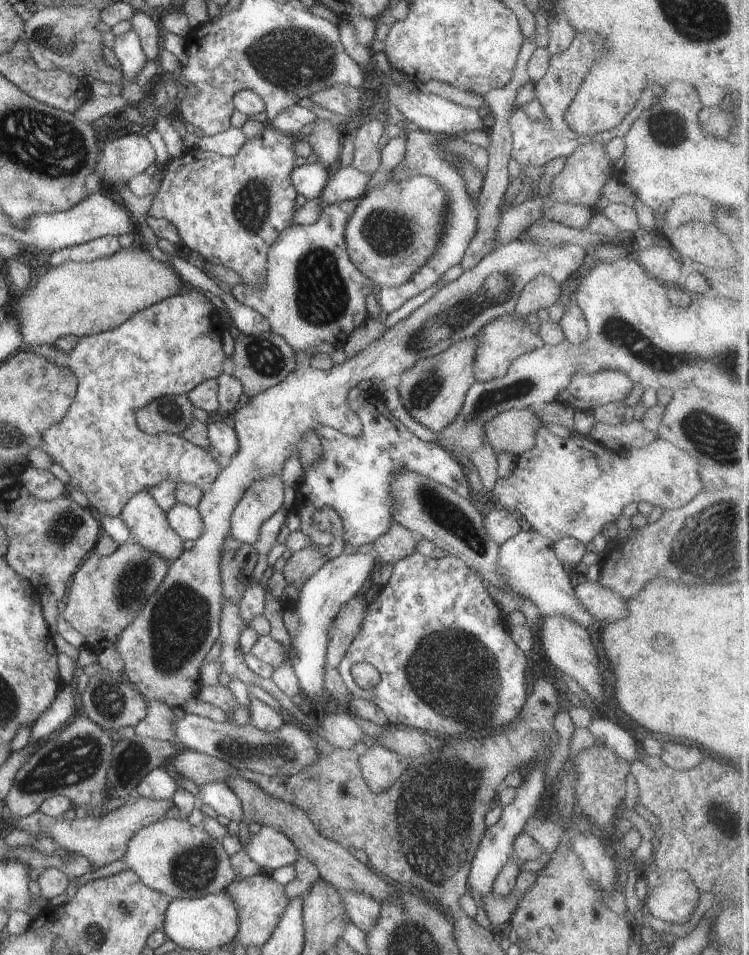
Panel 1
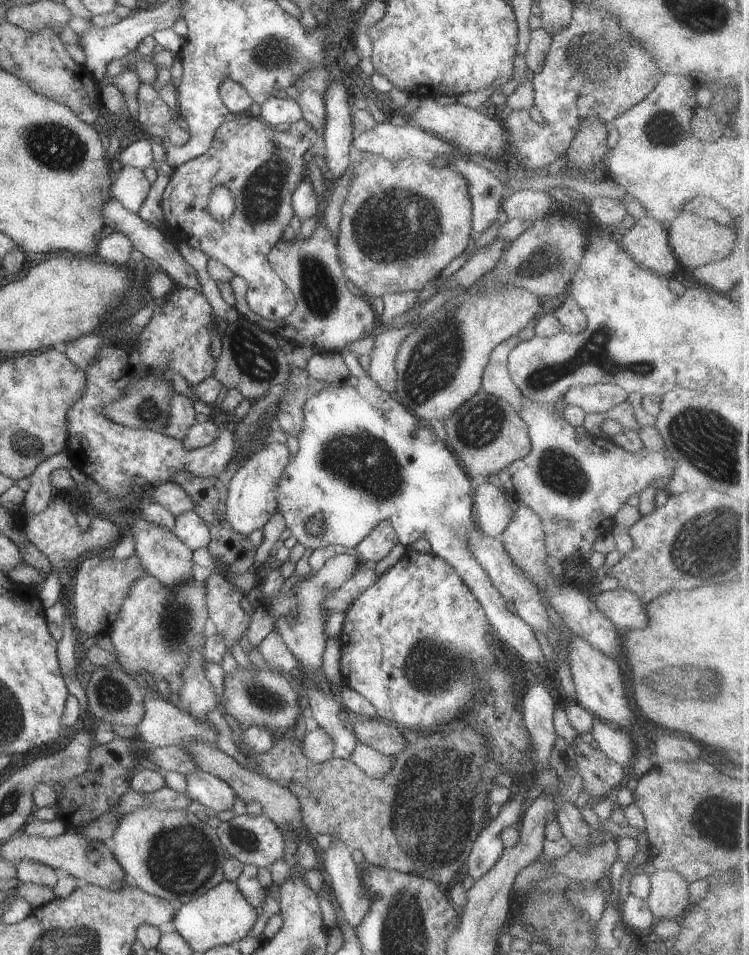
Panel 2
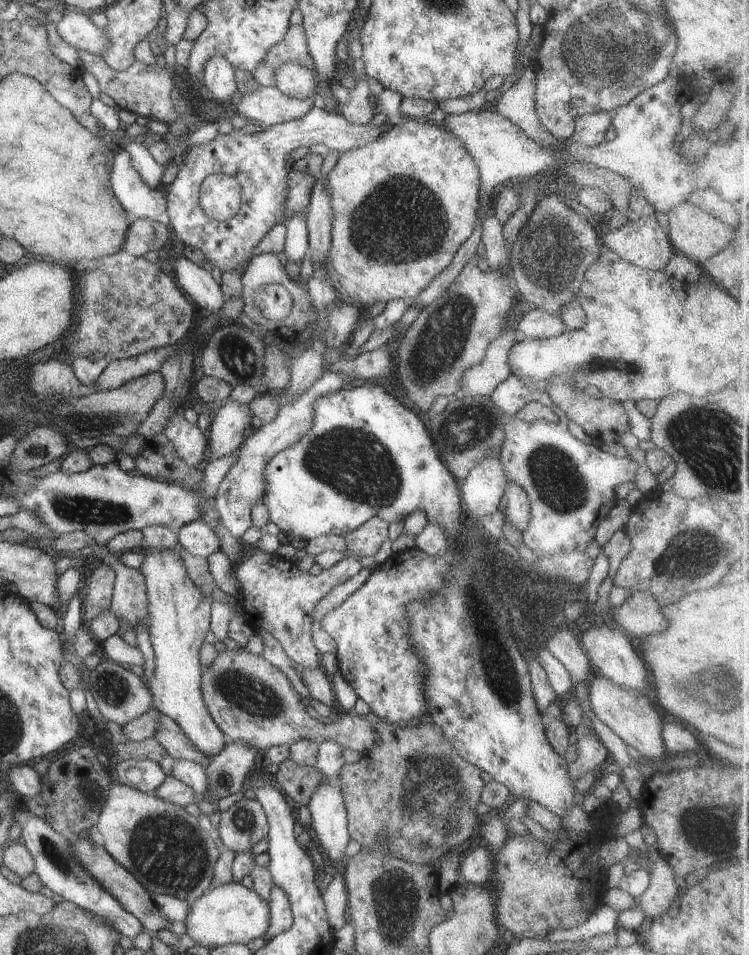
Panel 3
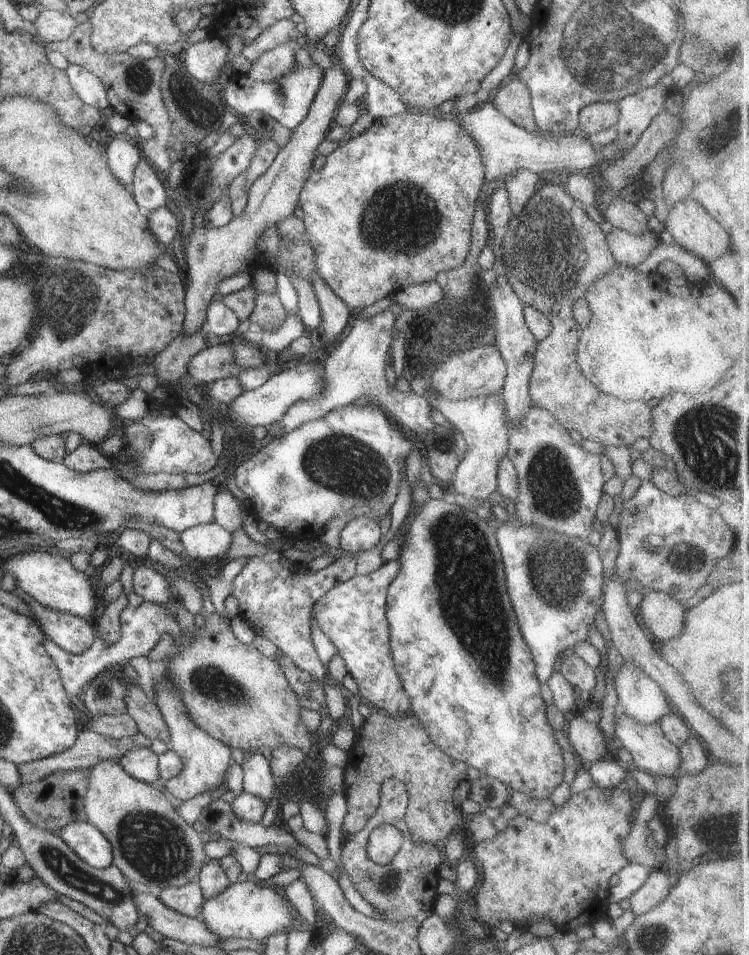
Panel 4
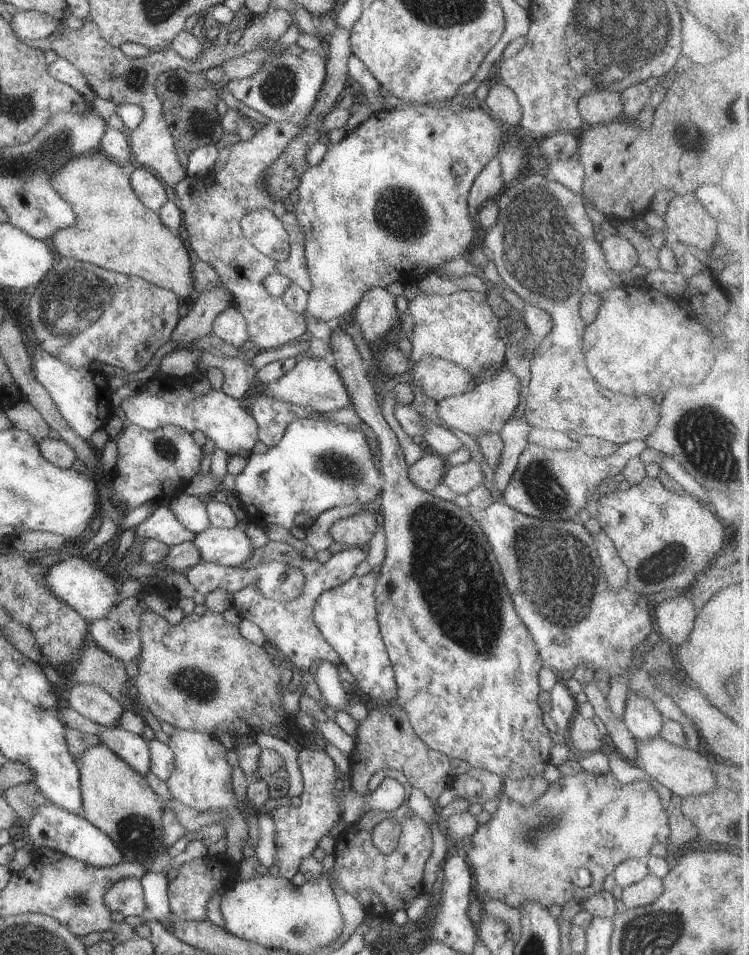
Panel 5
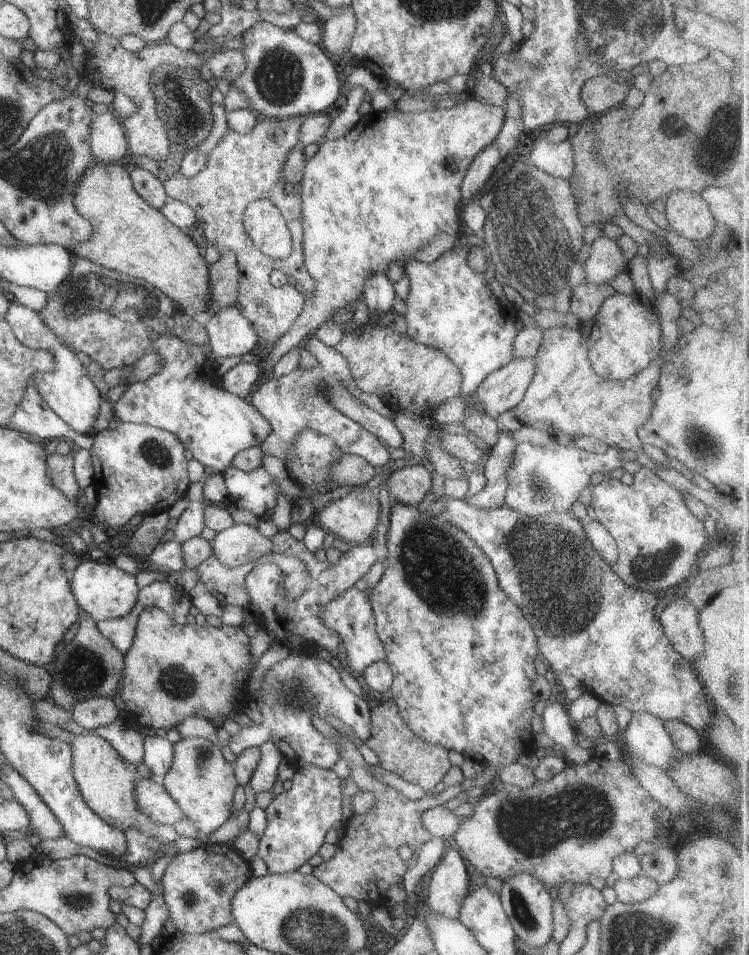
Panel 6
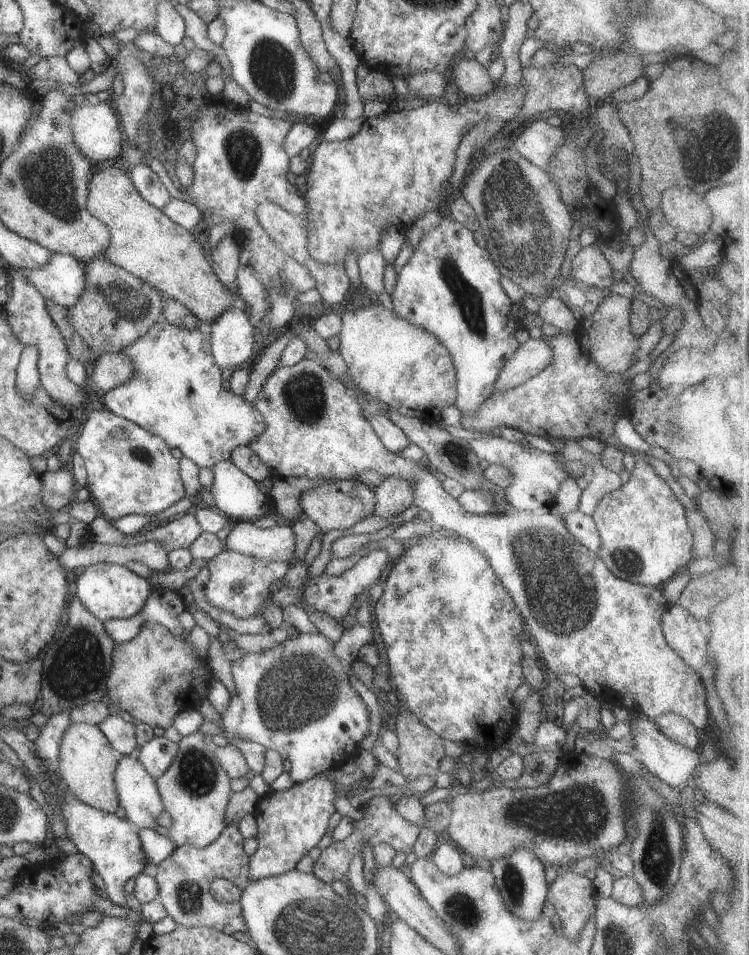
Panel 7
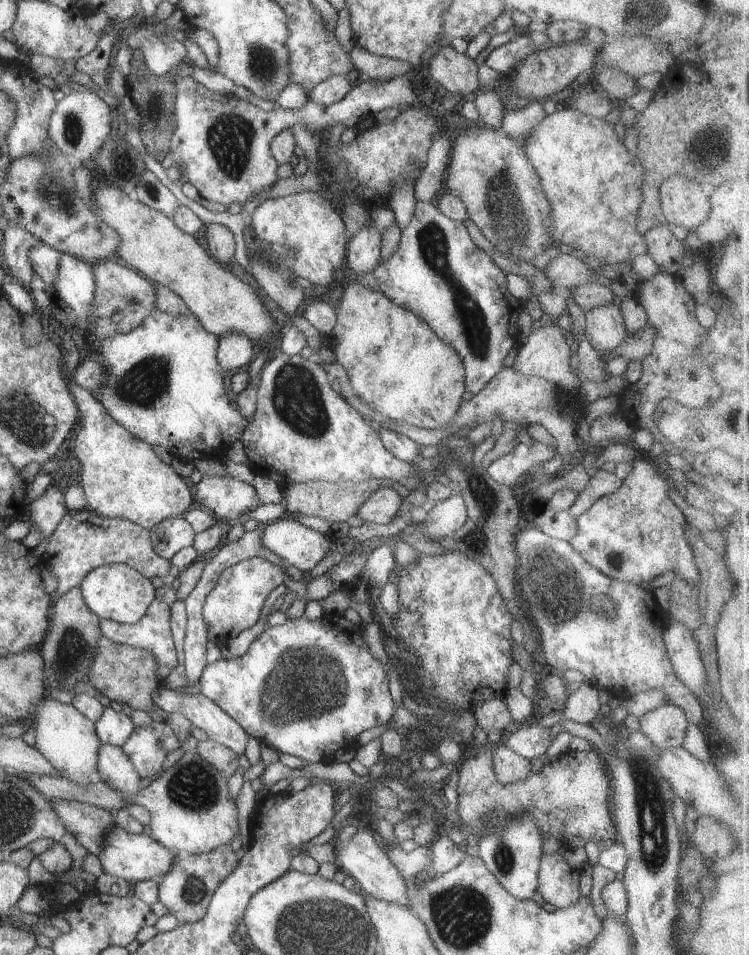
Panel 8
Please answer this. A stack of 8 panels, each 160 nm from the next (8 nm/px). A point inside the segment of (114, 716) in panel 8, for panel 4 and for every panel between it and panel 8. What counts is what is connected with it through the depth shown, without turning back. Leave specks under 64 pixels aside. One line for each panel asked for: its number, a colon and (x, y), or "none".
4: (143, 764)
5: (134, 750)
6: (127, 742)
7: (120, 734)

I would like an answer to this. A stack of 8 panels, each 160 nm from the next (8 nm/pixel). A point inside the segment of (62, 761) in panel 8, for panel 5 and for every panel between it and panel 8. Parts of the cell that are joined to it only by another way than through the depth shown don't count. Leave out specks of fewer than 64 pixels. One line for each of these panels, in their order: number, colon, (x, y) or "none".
5: (116, 799)
6: (107, 782)
7: (87, 762)

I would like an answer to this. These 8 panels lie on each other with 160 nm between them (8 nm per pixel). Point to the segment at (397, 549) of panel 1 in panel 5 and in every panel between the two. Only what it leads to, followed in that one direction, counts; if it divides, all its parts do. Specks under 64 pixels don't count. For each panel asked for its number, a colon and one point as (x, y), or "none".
2: (377, 545)
3: (365, 540)
4: (362, 533)
5: (355, 531)

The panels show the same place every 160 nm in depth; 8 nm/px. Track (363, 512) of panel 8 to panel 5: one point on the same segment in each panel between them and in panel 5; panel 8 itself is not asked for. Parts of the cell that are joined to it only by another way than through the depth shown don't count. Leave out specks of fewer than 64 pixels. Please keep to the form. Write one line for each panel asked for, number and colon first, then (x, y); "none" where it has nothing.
5: (427, 472)
6: (411, 484)
7: (394, 494)

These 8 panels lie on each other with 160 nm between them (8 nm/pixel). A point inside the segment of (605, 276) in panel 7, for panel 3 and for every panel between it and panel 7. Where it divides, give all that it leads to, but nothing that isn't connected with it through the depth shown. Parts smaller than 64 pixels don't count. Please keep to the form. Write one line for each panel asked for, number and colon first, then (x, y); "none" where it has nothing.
3: (642, 241)
4: (627, 248)
5: (621, 256)
6: (606, 260)

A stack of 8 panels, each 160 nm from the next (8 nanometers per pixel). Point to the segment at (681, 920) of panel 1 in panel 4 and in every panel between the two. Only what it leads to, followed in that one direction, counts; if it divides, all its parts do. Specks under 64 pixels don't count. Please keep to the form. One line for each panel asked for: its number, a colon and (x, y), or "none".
2: (668, 899)
3: (656, 899)
4: (656, 888)

